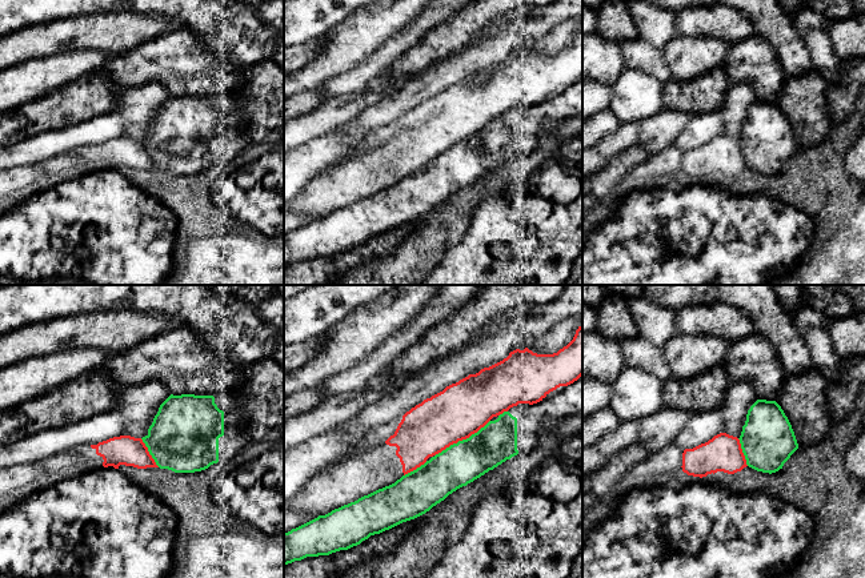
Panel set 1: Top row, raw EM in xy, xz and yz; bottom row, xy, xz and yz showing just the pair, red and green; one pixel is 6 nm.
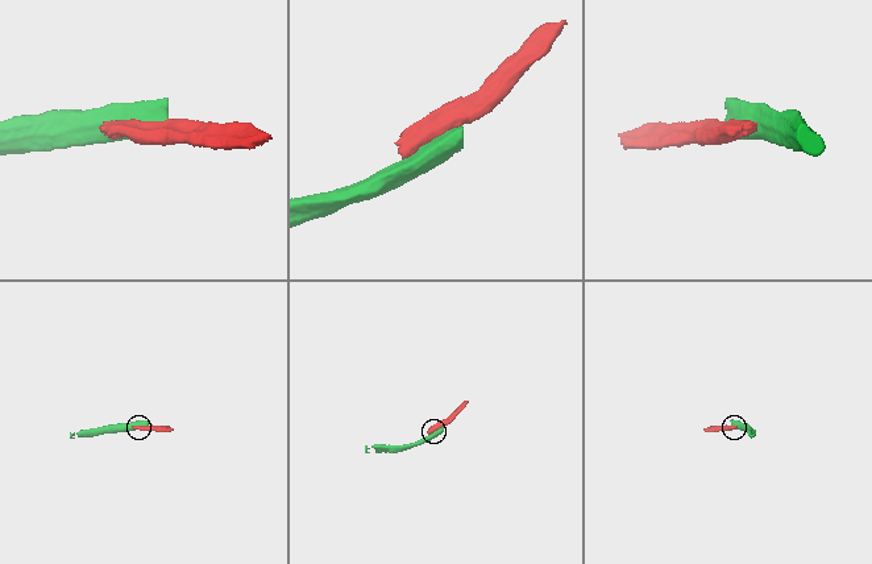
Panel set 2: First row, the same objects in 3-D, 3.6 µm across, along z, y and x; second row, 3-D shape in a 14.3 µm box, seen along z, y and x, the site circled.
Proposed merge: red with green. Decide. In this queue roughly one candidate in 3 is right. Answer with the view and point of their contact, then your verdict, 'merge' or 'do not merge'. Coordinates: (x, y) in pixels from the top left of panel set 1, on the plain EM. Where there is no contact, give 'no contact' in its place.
contact xz (461, 141); do not merge

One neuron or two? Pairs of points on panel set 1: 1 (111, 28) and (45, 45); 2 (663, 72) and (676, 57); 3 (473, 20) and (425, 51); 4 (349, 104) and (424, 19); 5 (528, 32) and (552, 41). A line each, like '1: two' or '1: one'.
1: one
2: two
3: one
4: two
5: two

